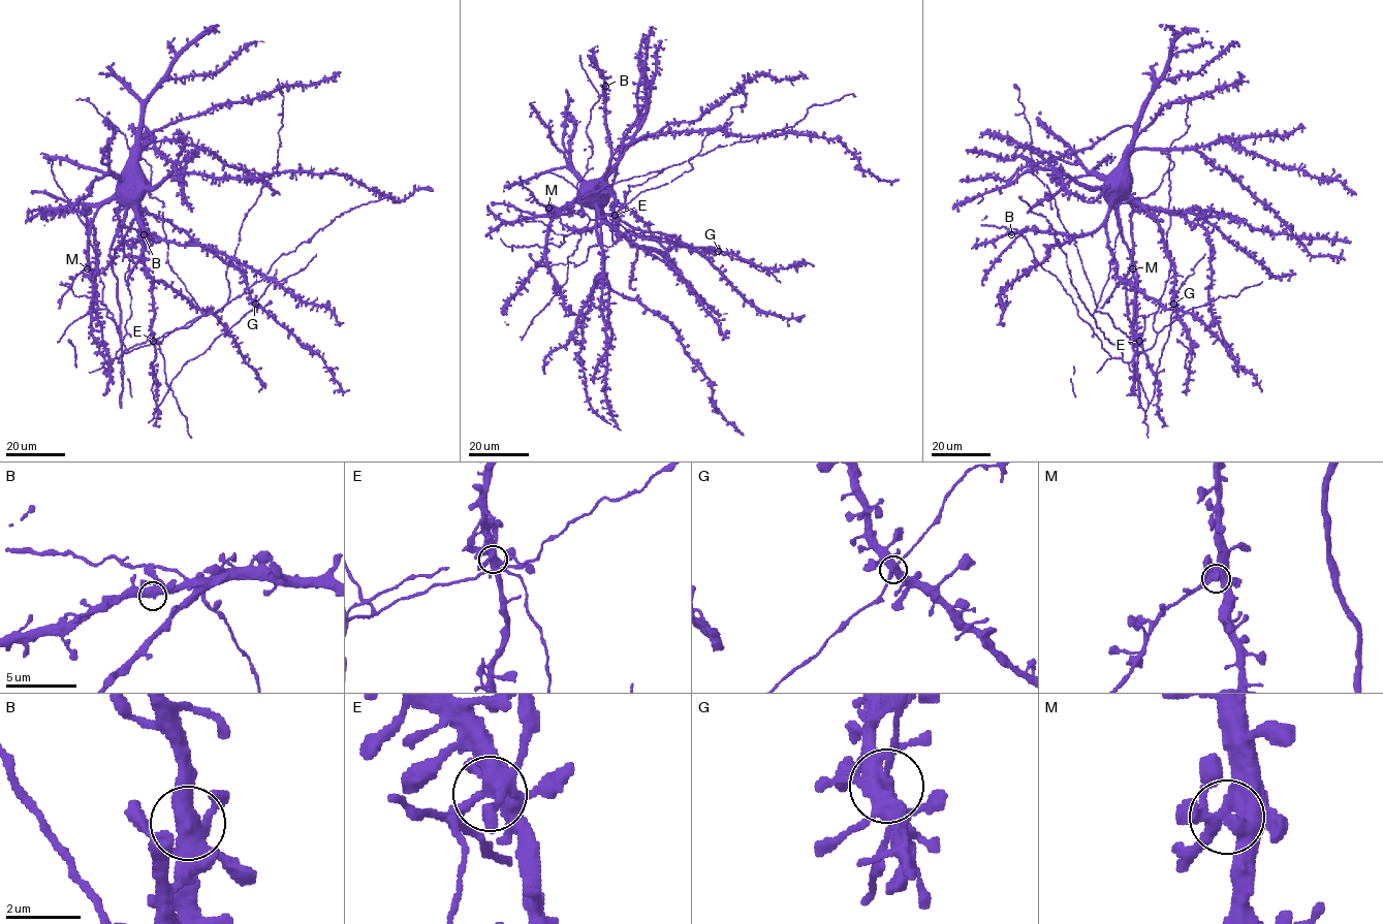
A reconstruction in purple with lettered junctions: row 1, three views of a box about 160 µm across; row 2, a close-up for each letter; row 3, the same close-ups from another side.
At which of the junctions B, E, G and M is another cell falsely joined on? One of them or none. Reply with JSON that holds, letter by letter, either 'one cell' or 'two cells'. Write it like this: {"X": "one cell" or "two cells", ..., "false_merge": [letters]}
{"B": "one cell", "E": "one cell", "G": "one cell", "M": "one cell", "false_merge": []}

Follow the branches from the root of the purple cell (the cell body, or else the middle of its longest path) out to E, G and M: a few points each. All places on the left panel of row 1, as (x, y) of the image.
E: (138, 186), (136, 211), (144, 268), (152, 281), (153, 341)
G: (138, 186), (142, 189), (136, 201), (236, 267), (255, 304)
M: (138, 186), (126, 185), (97, 212), (88, 242), (87, 268)

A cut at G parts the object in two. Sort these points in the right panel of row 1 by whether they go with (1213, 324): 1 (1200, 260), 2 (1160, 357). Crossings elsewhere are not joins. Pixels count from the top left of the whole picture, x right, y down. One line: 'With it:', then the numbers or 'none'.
With it: none

